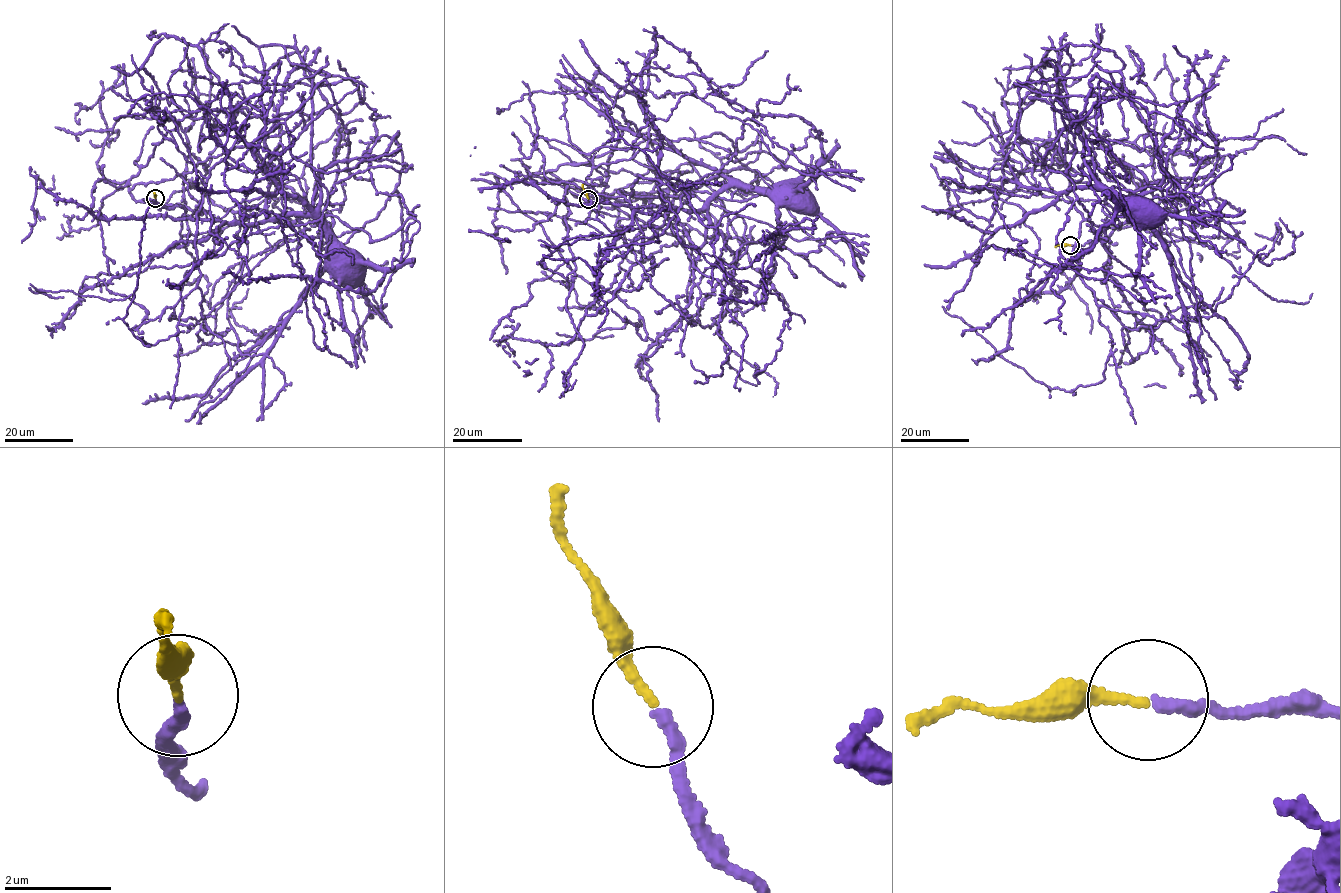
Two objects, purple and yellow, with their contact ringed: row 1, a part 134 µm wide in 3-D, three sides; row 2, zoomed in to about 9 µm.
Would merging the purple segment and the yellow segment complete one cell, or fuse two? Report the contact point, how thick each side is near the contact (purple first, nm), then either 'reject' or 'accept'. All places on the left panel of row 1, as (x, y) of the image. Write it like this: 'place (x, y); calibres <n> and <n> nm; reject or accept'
place (155, 198); calibres 220 and 180 nm; accept

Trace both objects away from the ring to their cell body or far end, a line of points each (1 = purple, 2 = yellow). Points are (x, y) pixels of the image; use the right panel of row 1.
1: (1071, 245), (1129, 222), (1218, 235), (1205, 115), (1216, 153), (1191, 184), (1161, 165), (1189, 217), (1145, 215)
2: (1070, 245), (1055, 247)

